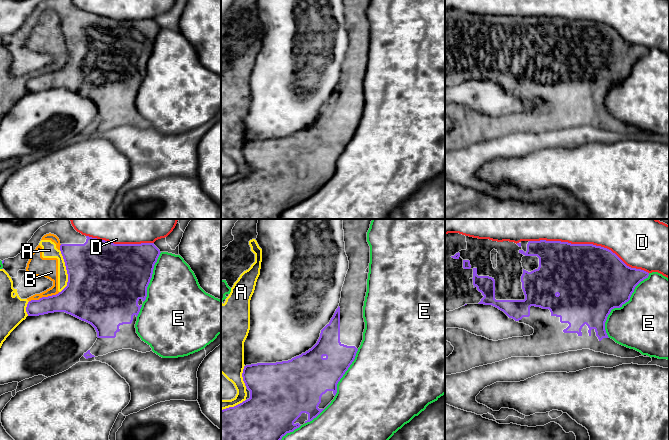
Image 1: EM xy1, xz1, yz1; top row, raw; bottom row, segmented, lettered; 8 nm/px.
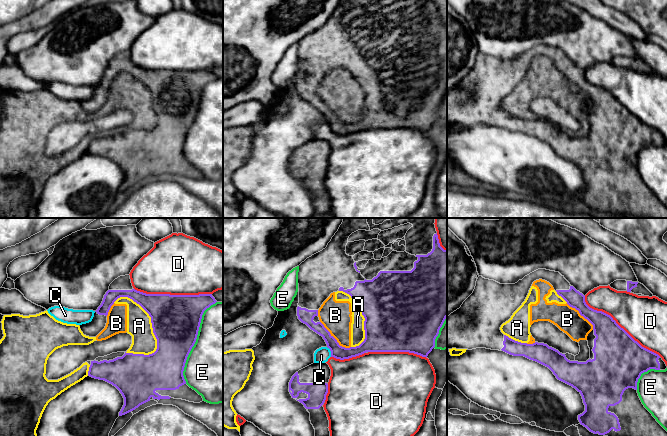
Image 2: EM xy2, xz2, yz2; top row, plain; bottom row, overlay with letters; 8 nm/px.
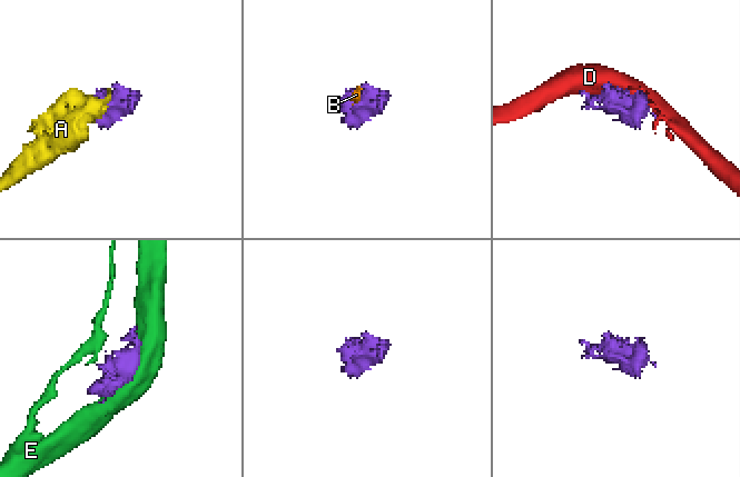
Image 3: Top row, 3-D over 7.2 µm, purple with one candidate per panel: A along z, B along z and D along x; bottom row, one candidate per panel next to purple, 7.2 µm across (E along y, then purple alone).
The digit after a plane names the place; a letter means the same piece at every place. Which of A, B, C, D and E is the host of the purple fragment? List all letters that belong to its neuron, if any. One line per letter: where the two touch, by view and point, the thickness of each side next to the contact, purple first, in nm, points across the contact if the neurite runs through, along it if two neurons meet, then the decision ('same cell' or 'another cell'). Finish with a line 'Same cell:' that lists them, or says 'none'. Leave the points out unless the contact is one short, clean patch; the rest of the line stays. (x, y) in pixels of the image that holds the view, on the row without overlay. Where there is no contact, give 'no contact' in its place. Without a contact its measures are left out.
A: xy2 (151, 95) | 380/200 nm | another cell
B: xz2 (334, 114) | 110/240 nm | another cell
C: xz2 (331, 128) | 110/120 nm | another cell
D: yz1 (589, 20) | 500/240 nm | another cell
E: xy2 (195, 117) | 380/500 nm | another cell
Same cell: none

